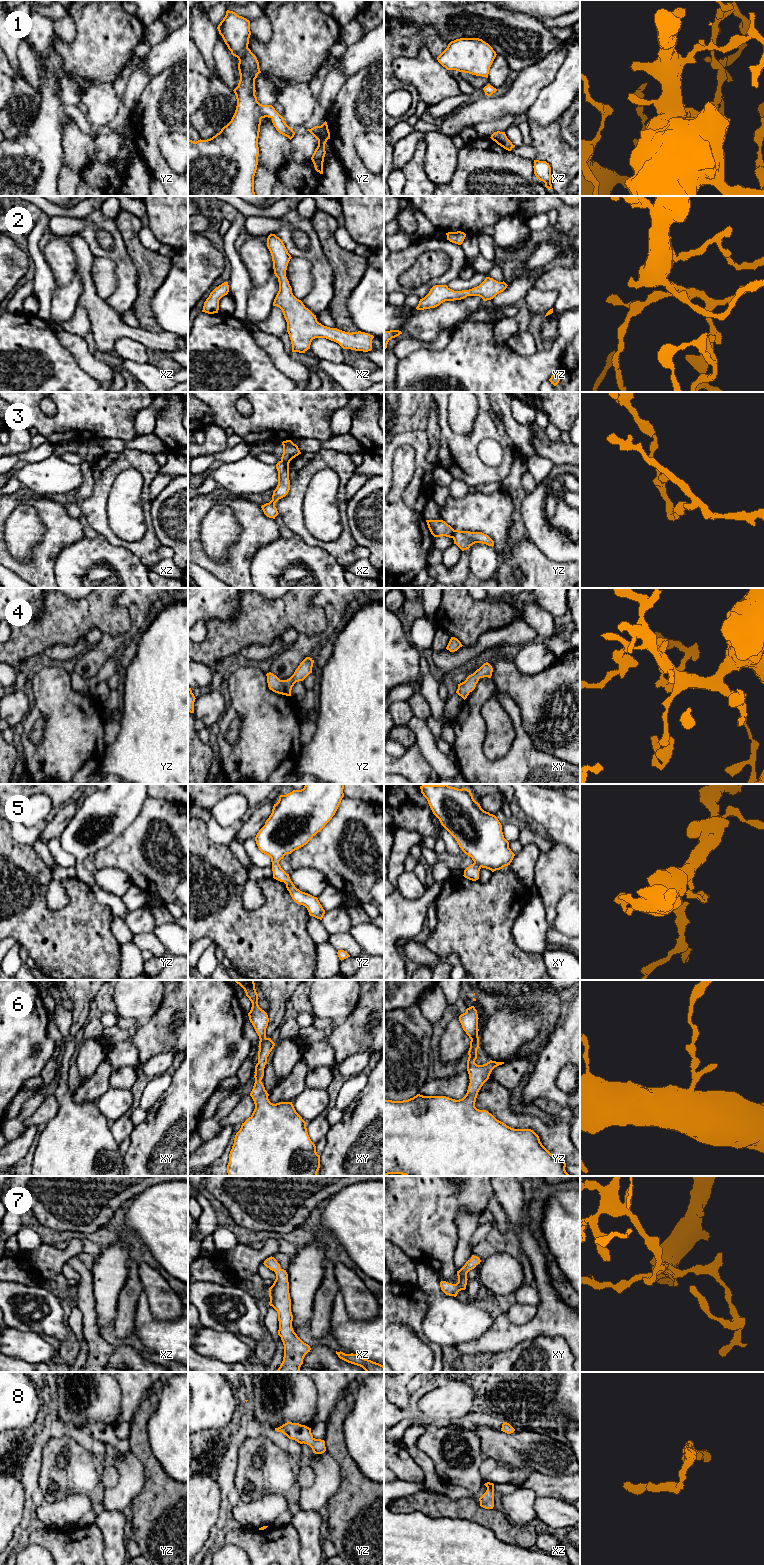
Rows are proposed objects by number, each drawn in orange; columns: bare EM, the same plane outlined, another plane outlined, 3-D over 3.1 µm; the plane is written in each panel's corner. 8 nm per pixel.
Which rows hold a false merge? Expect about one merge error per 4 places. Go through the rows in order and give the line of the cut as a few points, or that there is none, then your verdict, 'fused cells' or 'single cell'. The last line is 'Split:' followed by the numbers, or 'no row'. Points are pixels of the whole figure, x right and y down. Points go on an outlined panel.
1: cut none; single cell
2: cut none; single cell
3: cut xz (281, 460), (288, 463); fused cells
4: cut none; single cell
5: cut none; single cell
6: cut none; single cell
7: cut none; single cell
8: cut none; single cell
Split: 3

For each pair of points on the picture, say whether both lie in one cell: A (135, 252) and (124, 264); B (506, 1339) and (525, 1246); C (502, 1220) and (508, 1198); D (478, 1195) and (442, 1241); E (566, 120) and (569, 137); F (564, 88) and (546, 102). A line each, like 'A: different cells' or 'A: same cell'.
A: different cells
B: same cell
C: different cells
D: same cell
E: same cell
F: same cell

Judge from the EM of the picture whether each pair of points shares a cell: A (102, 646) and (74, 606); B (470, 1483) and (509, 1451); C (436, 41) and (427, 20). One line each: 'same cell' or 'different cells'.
A: different cells
B: different cells
C: different cells

